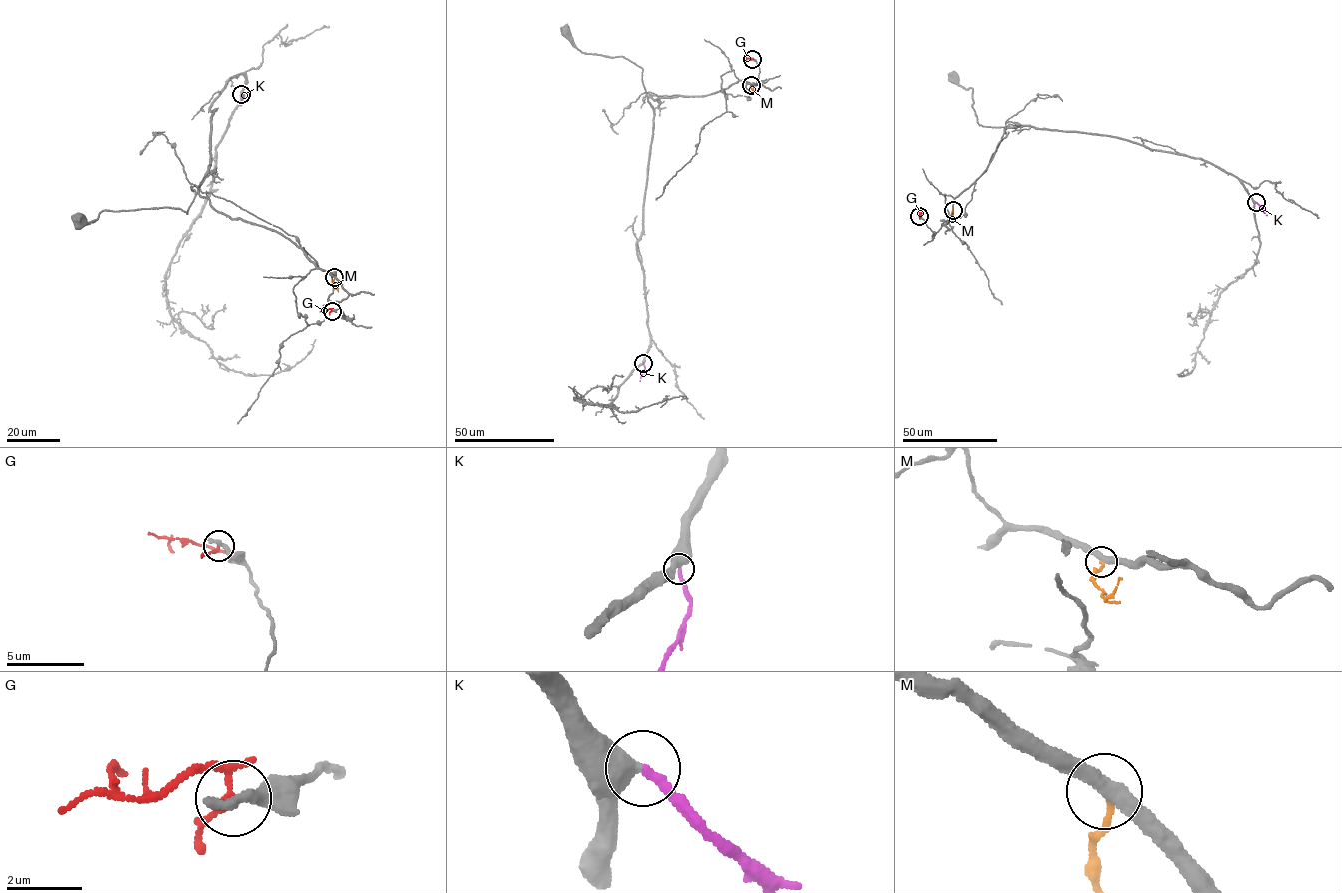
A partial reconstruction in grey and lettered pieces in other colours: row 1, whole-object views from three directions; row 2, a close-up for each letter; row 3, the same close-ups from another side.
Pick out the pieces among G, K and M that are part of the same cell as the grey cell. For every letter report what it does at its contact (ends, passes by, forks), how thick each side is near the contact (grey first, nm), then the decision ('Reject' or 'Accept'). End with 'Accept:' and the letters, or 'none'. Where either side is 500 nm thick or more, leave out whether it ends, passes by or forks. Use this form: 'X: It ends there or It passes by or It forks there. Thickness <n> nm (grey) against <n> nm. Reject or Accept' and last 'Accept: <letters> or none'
G: It forks there. Thickness 400 nm (grey) against 130 nm. Reject
K: Thickness 550 nm (grey) against 240 nm. Accept
M: It ends there. Thickness 400 nm (grey) against 170 nm. Reject
Accept: K

